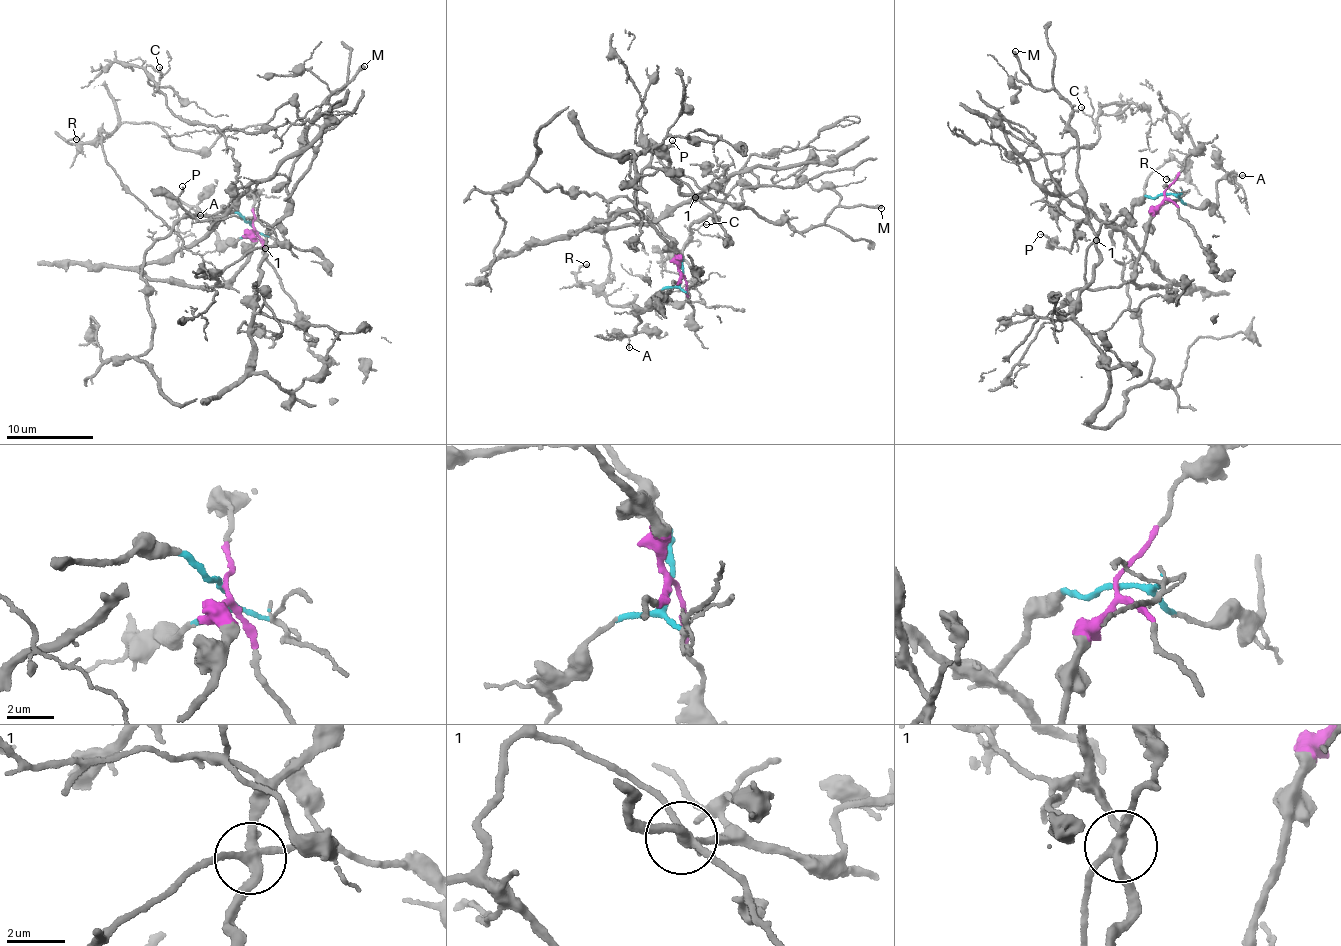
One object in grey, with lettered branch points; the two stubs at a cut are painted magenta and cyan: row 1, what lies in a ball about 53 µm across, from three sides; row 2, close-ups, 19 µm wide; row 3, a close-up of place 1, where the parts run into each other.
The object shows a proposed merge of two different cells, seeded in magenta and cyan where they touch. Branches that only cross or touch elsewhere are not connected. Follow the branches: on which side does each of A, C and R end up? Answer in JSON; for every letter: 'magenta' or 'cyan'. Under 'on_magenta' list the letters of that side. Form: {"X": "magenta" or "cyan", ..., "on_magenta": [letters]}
{"A": "cyan", "C": "magenta", "R": "magenta", "on_magenta": ["C", "R"]}

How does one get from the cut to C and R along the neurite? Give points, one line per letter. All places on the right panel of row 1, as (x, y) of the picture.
C: (1164, 193), (1133, 278), (1141, 288), (1171, 285), (1131, 238), (1047, 201), (1063, 157), (1100, 136), (1081, 106)
R: (1164, 193), (1138, 272), (1143, 268), (1124, 243), (1124, 228), (1145, 181), (1171, 160), (1187, 173), (1165, 179)

